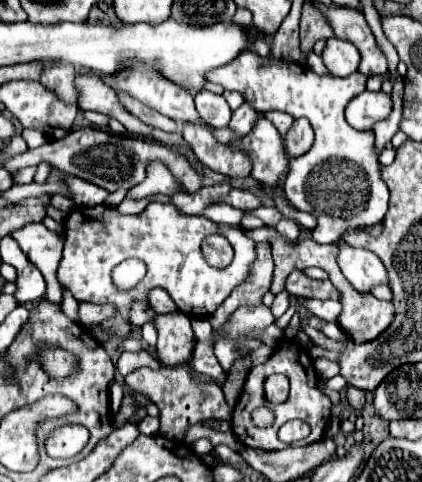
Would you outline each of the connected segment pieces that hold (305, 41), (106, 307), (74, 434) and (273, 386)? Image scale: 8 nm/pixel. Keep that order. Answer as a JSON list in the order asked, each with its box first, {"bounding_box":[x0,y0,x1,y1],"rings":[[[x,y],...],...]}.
[{"bounding_box":[300,5,334,57],"rings":[[[306,5],[302,9],[302,19],[300,19],[300,49],[302,55],[308,57],[308,53],[312,51],[314,43],[318,39],[330,39],[334,37],[332,27],[326,23],[326,19],[310,5]]]},{"bounding_box":[80,303,116,325],"rings":[[[80,303],[80,323],[82,325],[88,325],[88,323],[102,323],[102,321],[108,321],[110,317],[114,317],[116,309],[114,305],[110,303],[104,303],[104,305],[94,305],[94,303]]]},{"bounding_box":[44,424,89,458],"rings":[[[67,424],[56,427],[44,441],[46,453],[54,458],[72,458],[87,444],[89,431],[82,425]]]},{"bounding_box":[264,374,289,405],"rings":[[[283,374],[271,375],[264,383],[264,392],[268,403],[280,405],[289,395],[289,380]]]}]

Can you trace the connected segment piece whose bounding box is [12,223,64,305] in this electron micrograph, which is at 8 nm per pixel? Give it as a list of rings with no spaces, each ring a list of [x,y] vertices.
[[[30,223],[24,229],[14,231],[12,237],[18,241],[20,249],[28,255],[28,259],[42,271],[48,285],[48,301],[60,305],[62,287],[56,279],[56,269],[62,259],[64,235],[46,229],[44,223]]]

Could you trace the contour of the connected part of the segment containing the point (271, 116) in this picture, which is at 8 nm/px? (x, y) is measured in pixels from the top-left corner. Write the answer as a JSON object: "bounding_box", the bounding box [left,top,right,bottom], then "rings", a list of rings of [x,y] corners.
{"bounding_box":[264,111,294,137],"rings":[[[268,111],[264,117],[274,123],[274,127],[282,133],[282,137],[284,137],[286,131],[290,129],[290,125],[294,123],[294,119],[292,119],[288,113],[282,113],[282,111]]]}

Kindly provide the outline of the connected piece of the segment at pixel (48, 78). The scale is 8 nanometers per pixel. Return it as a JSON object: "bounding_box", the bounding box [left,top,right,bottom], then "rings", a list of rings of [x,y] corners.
{"bounding_box":[40,65,76,103],"rings":[[[46,65],[40,77],[40,83],[52,89],[60,99],[74,103],[76,101],[74,75],[76,75],[76,69],[72,65]]]}

